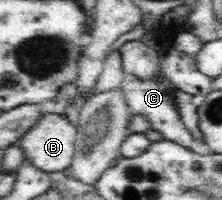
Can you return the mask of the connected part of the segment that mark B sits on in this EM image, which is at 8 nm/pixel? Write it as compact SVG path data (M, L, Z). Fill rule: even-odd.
M40 114L41 120L18 138L16 145L24 151L26 160L47 172L62 172L70 168L75 156L77 126L65 115Z

